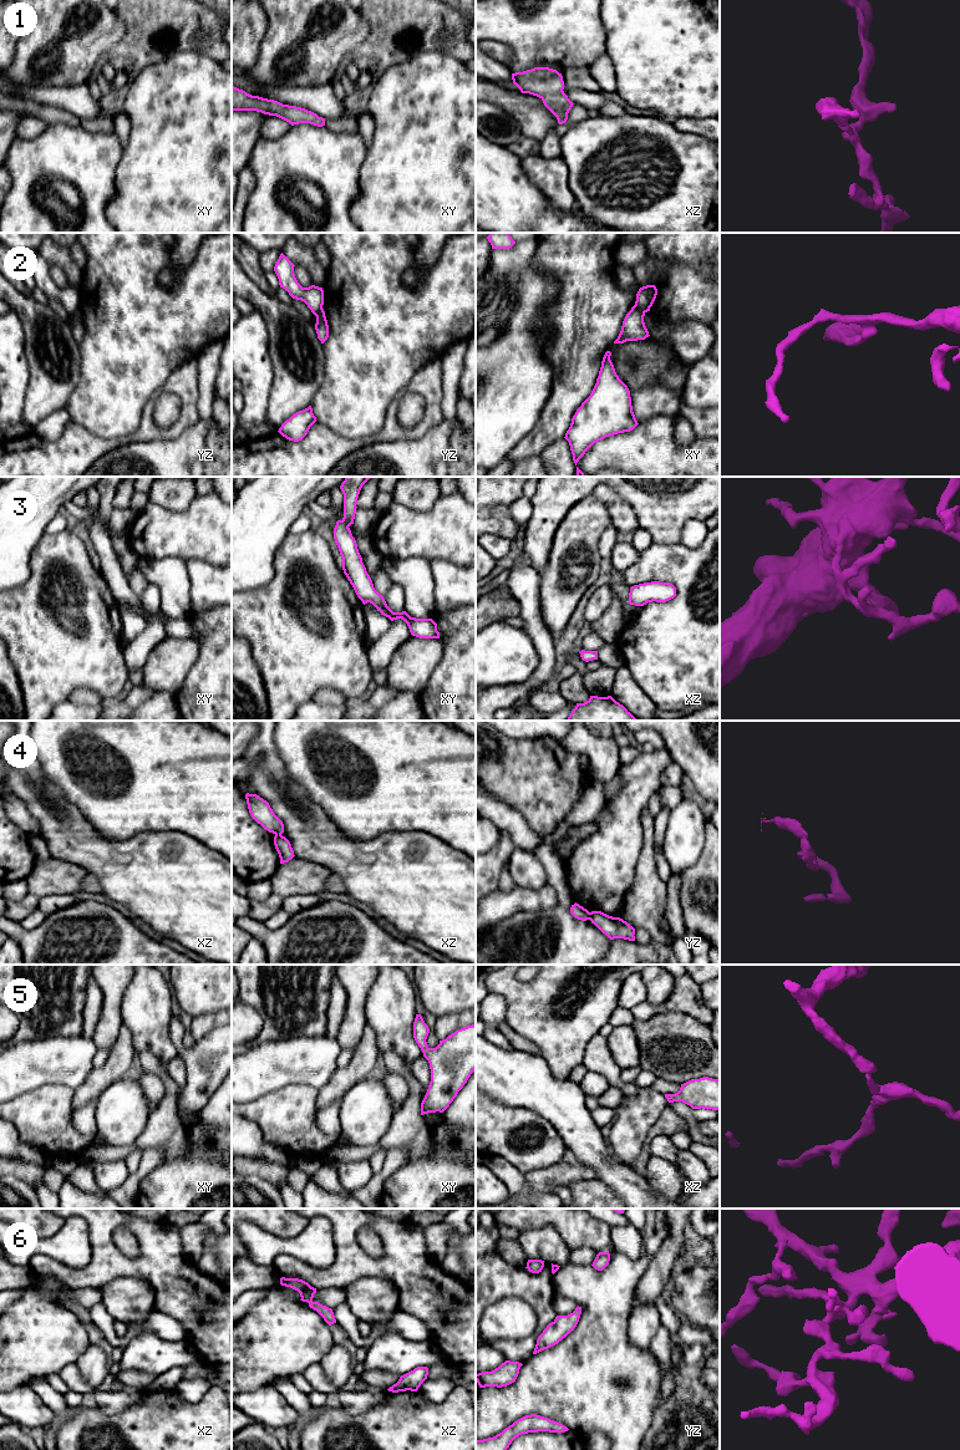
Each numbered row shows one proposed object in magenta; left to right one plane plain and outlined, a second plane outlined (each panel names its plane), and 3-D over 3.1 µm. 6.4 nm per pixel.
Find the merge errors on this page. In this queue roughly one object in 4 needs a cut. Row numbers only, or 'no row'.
2, 4

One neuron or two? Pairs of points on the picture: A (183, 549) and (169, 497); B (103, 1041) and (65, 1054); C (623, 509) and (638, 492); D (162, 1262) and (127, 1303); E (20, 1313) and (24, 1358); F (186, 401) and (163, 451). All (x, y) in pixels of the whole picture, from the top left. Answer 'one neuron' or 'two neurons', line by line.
A: two neurons
B: two neurons
C: two neurons
D: two neurons
E: one neuron
F: two neurons

